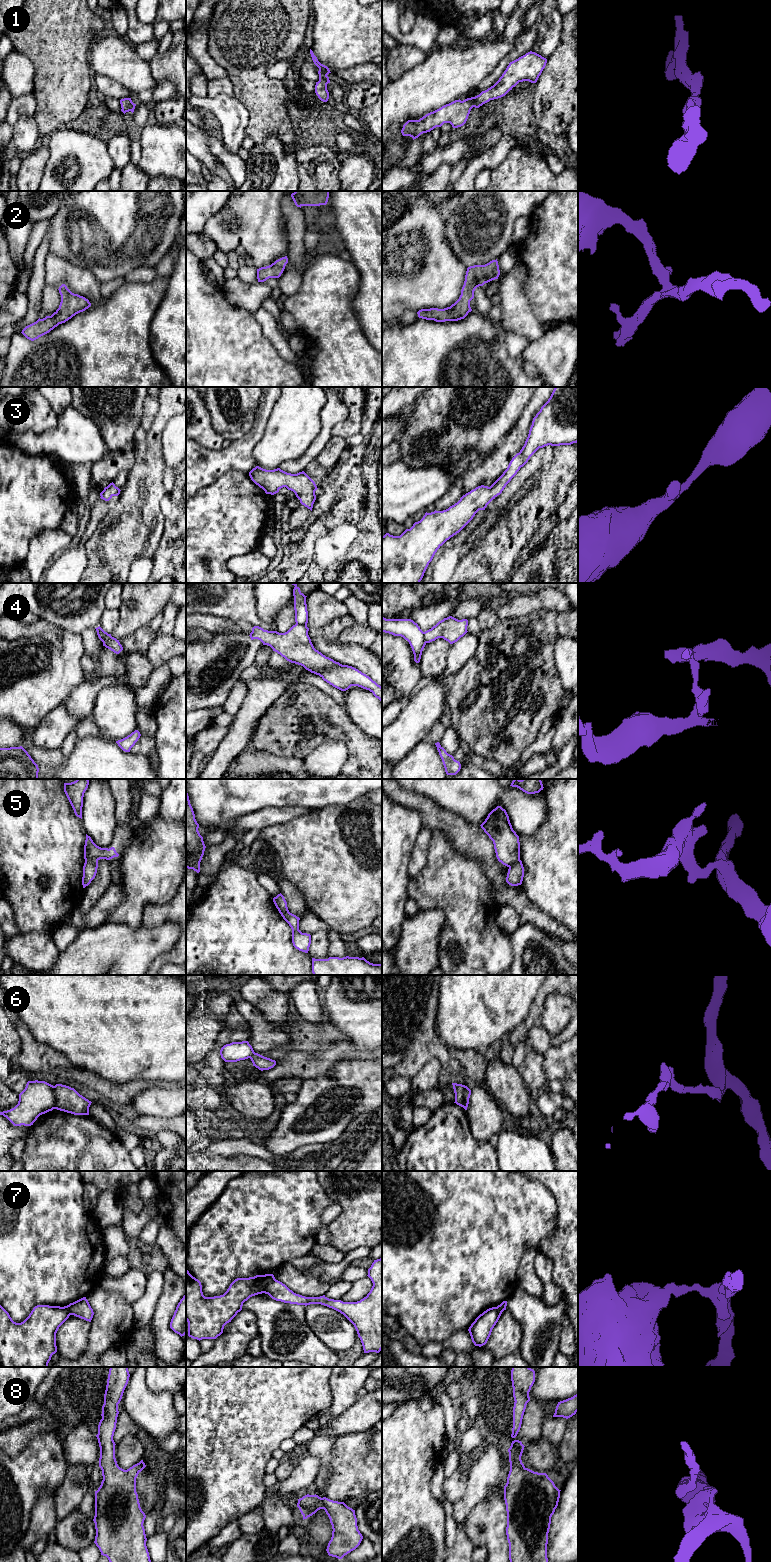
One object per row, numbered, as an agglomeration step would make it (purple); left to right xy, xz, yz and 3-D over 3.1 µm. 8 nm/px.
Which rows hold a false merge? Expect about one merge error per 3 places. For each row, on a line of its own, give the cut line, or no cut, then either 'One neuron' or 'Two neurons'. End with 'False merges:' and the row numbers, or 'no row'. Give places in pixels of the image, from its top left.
1: No split. One neuron
2: No split. One neuron
3: No split. One neuron
4: Split along xz (296, 623), (306, 626). Two neurons
5: Split along xy (97, 859), (85, 861). Two neurons
6: Split along xy (54, 1086), (55, 1108). Two neurons
7: Split along xz (274, 1278), (266, 1285), (262, 1292). Two neurons
8: No split. One neuron
False merges: 4, 5, 6, 7

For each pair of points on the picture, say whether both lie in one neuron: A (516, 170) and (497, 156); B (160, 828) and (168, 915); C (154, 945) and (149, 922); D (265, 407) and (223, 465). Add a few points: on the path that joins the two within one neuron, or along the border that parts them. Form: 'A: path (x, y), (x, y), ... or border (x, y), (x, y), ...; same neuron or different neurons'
A: border (515, 146), (492, 170); different neurons
B: border (175, 895), (164, 904), (148, 905), (144, 909); different neurons
C: border (173, 922), (165, 922), (151, 928), (141, 926); different neurons
D: path (260, 422), (257, 432), (238, 451); same neuron

